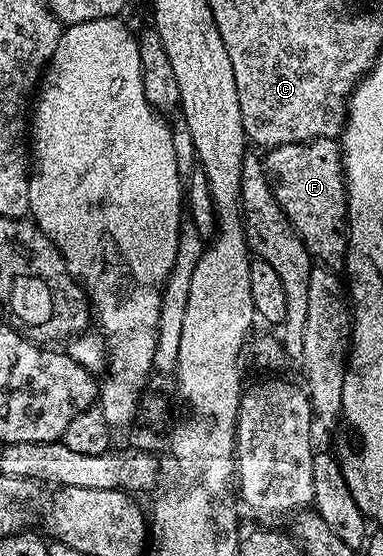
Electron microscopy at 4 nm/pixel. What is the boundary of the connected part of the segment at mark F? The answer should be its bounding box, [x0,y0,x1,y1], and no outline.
[264,139,348,268]

